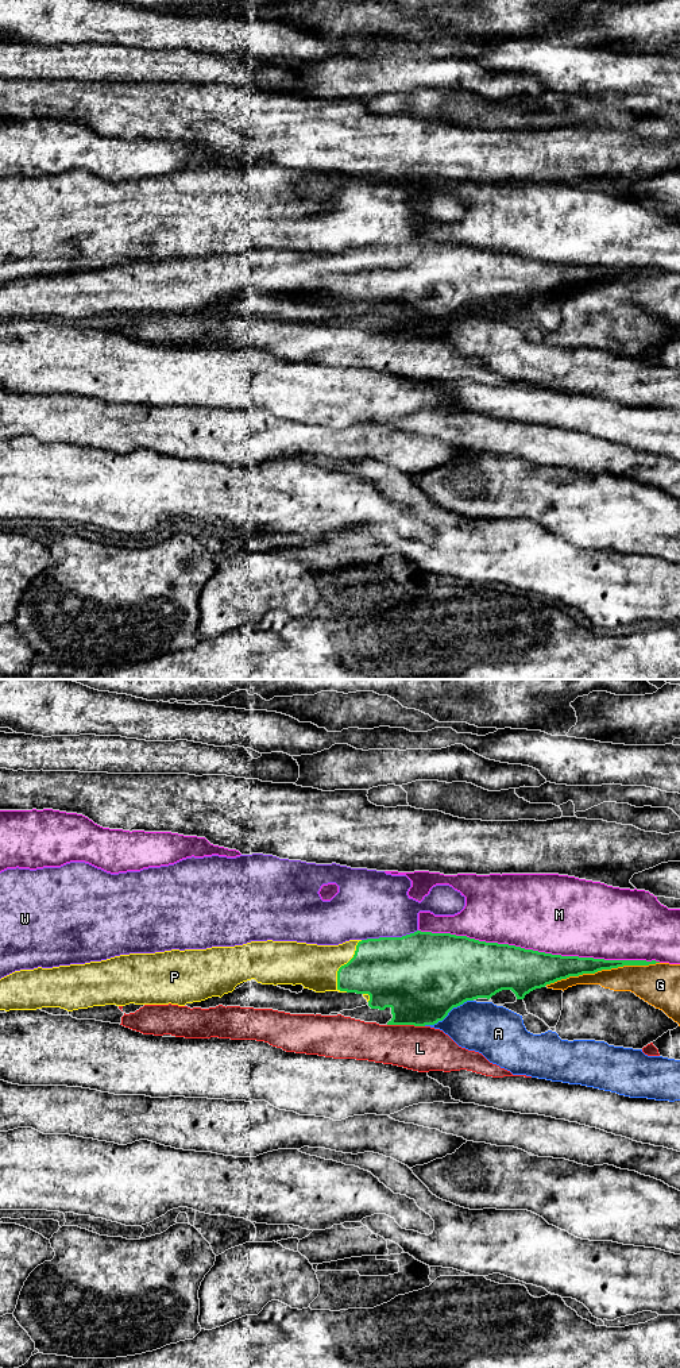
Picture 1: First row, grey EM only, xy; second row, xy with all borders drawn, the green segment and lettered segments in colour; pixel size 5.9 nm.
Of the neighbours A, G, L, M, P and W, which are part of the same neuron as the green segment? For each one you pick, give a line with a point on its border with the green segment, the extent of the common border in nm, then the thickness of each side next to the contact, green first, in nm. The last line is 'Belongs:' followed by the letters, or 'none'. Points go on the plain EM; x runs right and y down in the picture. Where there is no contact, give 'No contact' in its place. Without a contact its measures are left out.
P: Touches green at xy (344, 273). Shared border 340 nm. Thickness 380 nm (green) against 260 nm
Belongs: P

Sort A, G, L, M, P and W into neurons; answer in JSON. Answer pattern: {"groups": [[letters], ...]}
{"groups": [["A"], ["G"], ["L"], ["M"], ["P"], ["W"]]}

